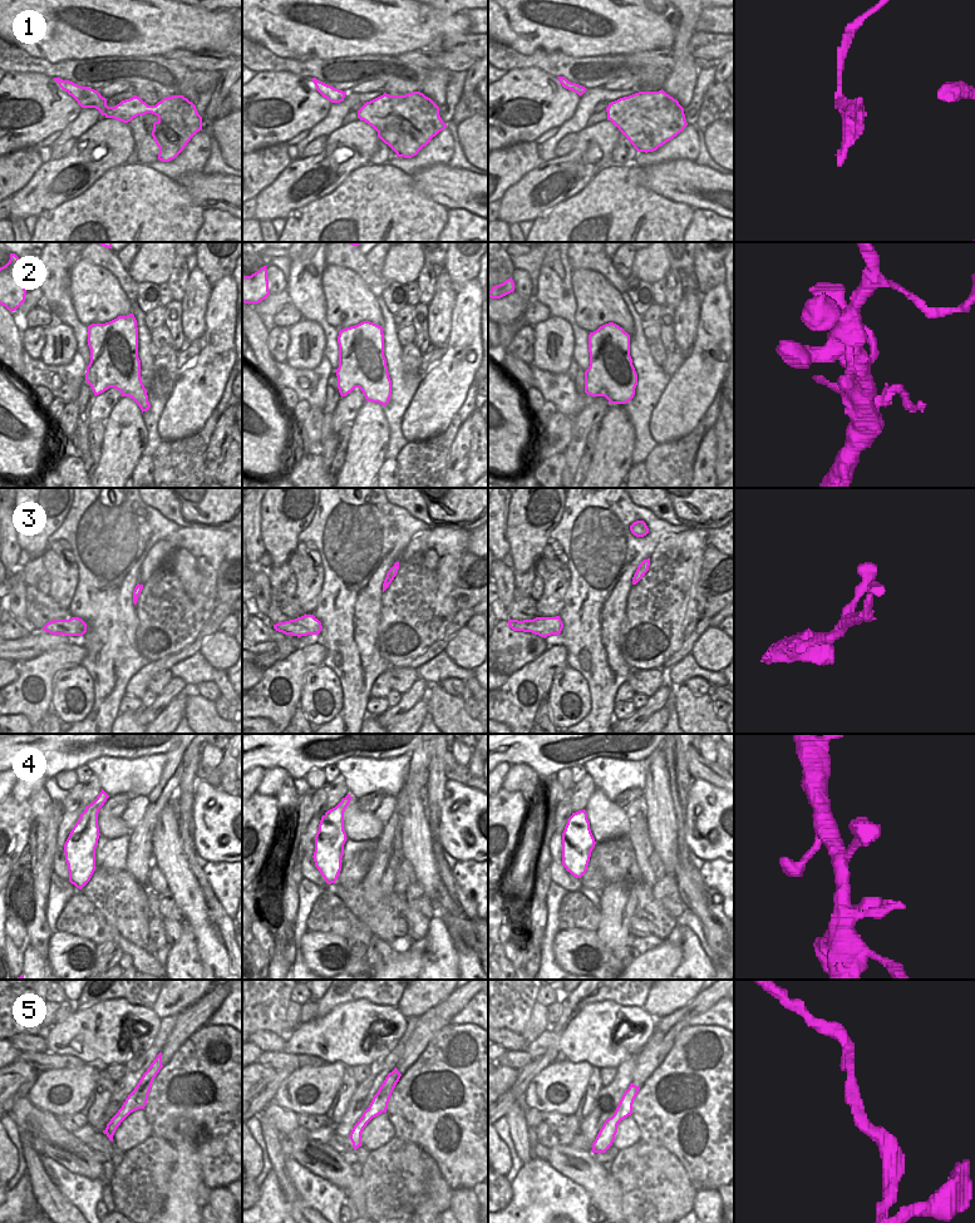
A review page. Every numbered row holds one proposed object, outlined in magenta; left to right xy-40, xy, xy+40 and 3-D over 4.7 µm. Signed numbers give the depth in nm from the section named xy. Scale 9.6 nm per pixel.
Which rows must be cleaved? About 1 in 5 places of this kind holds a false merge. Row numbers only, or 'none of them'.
1

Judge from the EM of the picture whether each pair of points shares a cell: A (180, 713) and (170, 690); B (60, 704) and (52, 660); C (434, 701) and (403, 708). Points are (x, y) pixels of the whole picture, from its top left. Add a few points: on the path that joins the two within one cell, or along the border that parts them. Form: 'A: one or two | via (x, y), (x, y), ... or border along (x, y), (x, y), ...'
A: two | border along (186, 685), (153, 720)
B: two | border along (79, 665), (62, 670), (55, 676), (50, 705)
C: two | border along (429, 685), (424, 698)

